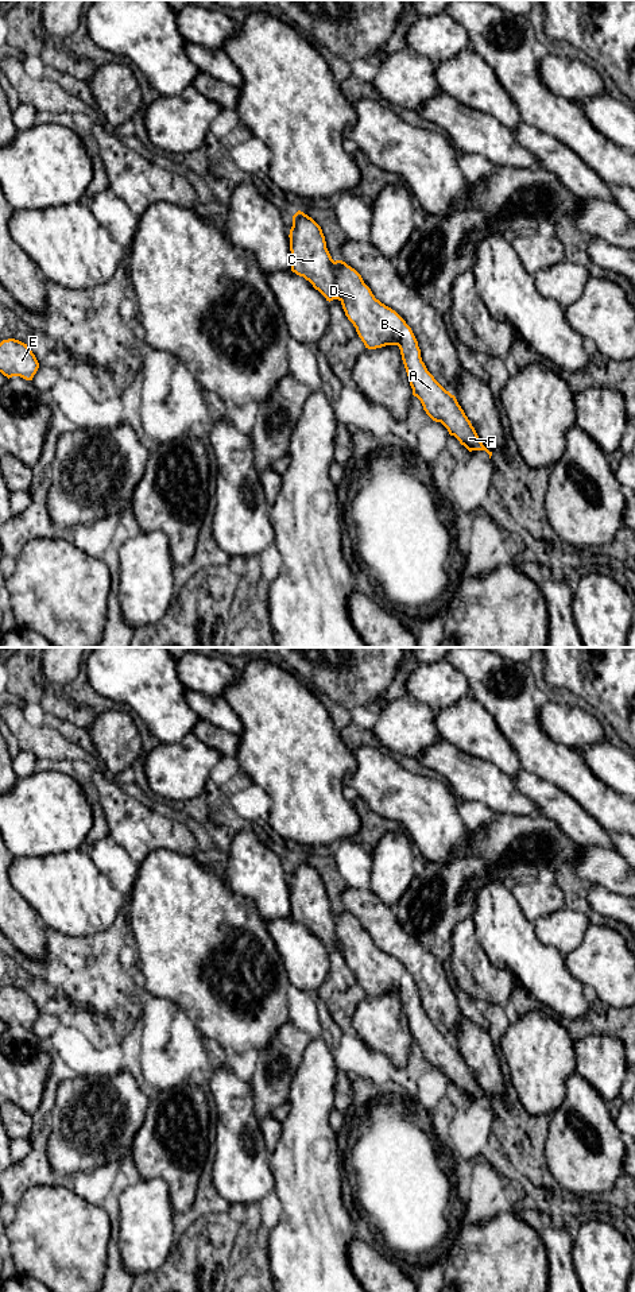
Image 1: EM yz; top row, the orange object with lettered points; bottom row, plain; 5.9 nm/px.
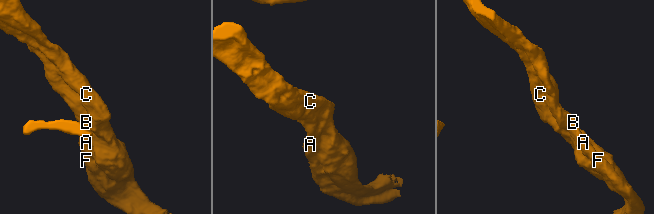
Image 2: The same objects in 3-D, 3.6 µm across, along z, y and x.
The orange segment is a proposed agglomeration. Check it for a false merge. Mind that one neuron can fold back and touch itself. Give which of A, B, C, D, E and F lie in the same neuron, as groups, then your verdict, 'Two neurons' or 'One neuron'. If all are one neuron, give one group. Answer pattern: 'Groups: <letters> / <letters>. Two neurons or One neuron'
Groups: A B C D E F. One neuron

